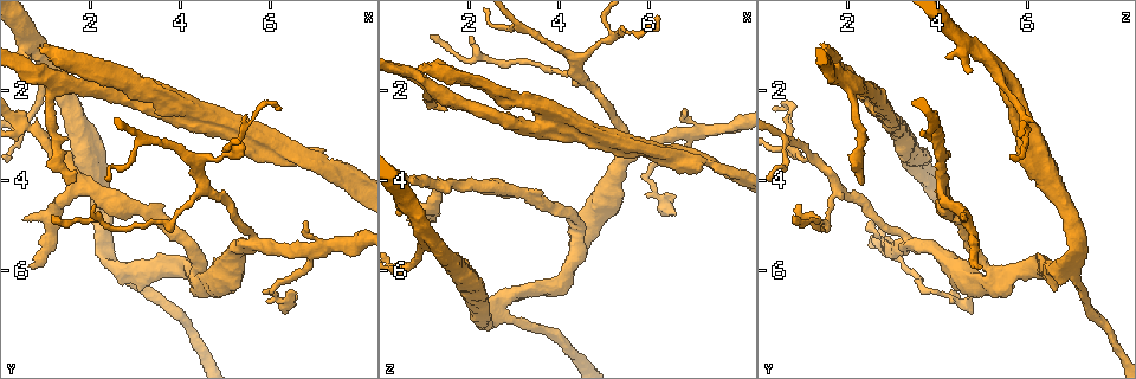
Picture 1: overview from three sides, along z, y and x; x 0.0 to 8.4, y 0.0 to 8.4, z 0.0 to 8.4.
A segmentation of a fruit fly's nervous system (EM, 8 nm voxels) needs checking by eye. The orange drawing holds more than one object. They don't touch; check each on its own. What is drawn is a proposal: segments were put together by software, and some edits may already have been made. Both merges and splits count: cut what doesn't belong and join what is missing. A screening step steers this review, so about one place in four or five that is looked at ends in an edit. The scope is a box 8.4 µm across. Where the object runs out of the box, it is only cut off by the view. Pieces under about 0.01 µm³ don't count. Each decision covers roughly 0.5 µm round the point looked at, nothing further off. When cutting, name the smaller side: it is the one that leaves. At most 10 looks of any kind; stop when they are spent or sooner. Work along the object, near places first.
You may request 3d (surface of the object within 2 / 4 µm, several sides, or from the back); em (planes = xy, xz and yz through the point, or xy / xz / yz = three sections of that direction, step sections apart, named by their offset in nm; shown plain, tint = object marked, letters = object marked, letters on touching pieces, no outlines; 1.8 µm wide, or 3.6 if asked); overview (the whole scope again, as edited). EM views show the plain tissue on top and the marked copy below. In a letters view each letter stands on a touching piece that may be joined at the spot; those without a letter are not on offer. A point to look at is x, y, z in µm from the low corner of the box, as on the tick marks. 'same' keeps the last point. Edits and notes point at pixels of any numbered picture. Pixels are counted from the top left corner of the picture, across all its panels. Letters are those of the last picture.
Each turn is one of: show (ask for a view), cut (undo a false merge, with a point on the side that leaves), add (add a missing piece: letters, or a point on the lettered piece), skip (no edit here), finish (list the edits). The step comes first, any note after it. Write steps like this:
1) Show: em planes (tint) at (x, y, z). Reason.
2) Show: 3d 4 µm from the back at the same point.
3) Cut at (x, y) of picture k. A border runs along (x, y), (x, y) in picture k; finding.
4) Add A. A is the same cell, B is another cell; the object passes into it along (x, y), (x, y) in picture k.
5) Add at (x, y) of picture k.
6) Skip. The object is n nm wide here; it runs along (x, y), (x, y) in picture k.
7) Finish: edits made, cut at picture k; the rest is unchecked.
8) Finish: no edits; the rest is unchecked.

Show: 3d 4 µm at (4.60, 4.20, 1.85). A fork.

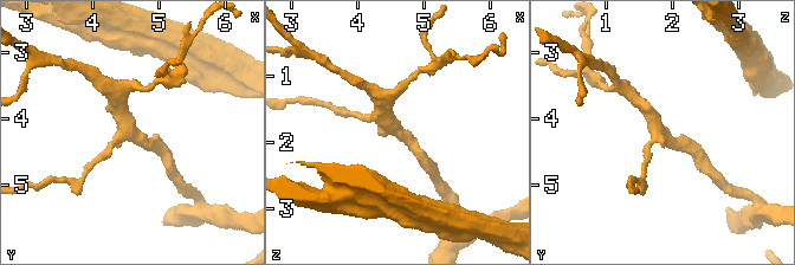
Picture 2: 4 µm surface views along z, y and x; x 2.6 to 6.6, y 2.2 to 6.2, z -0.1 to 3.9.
Show: em xz step 4 (tint) at (4.60, 4.25, 1.85).

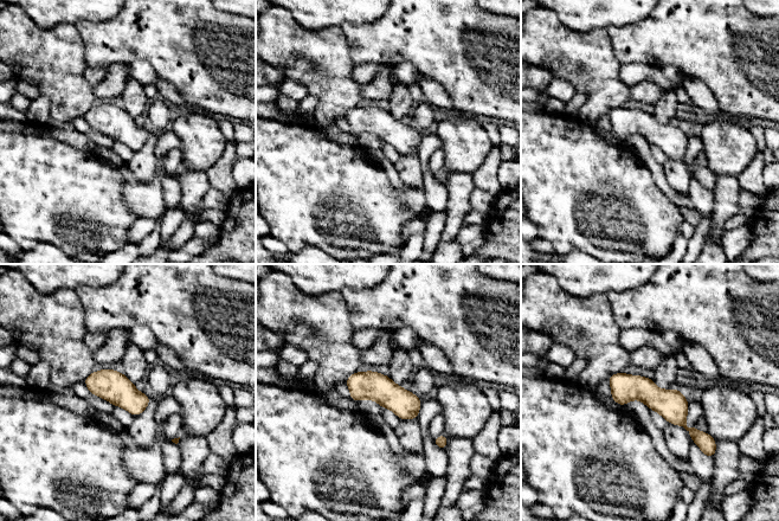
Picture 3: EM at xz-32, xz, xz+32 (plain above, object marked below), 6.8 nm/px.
Show: em planes (letters) at the same point.

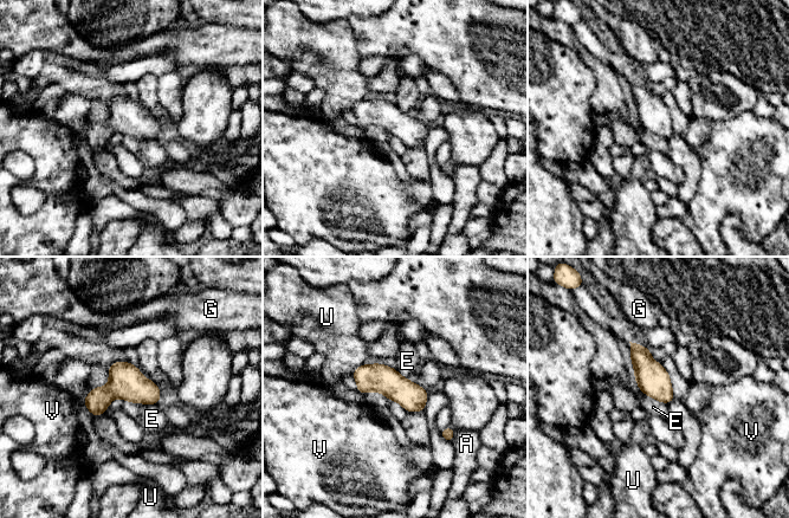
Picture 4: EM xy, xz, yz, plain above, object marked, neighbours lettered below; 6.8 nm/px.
Skip. A, E, G, U and V are other cells; it runs along (356, 373), (388, 381), (421, 408) in picture 4; continuous, no second cell.

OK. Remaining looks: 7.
Show: 3d 2 µm from the back at (4.70, 6.35, 5.00). Sharp bend.

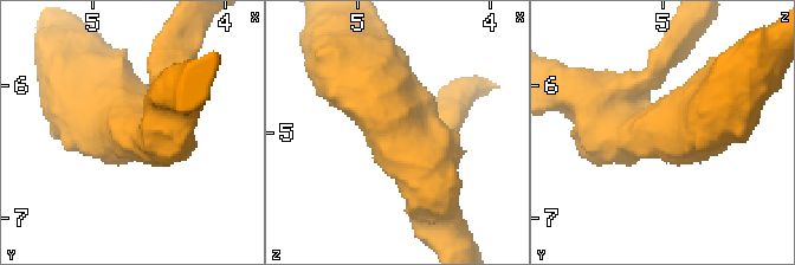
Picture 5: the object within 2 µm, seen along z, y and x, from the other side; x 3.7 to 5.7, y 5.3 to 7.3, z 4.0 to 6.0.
Show: em yz step 4 (tint) at (4.70, 6.30, 5.02). 3 arms meet here; the arms are 220, 380, 500 nm wide.

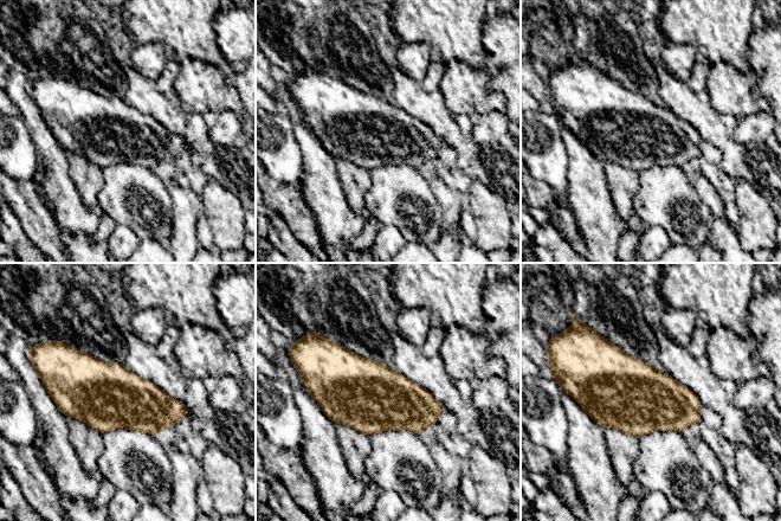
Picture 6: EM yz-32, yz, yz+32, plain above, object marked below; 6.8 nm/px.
Show: em planes (letters) at the same point. Cut it another way.

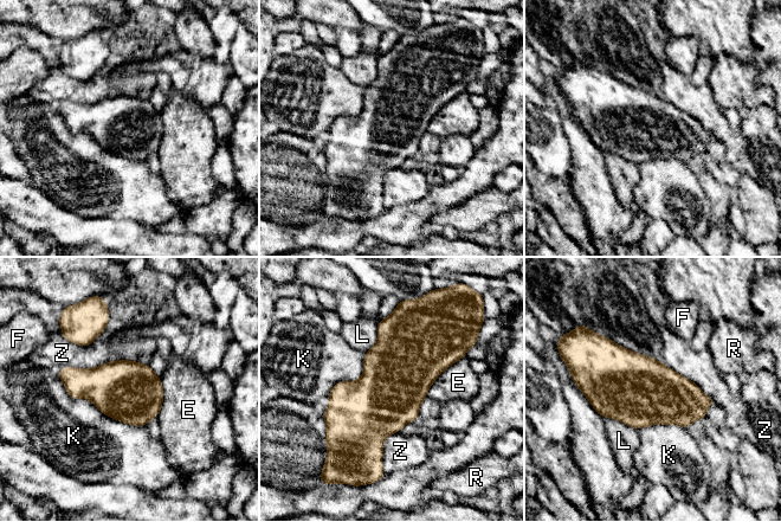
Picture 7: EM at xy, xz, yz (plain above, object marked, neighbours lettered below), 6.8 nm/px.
Skip. E, F, K, L, R and Z are other cells; continuous, no second cell.

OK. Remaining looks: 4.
Show: 3d 4 µm from the back at (0.75, 5.95, 4.95). Branch stops here.

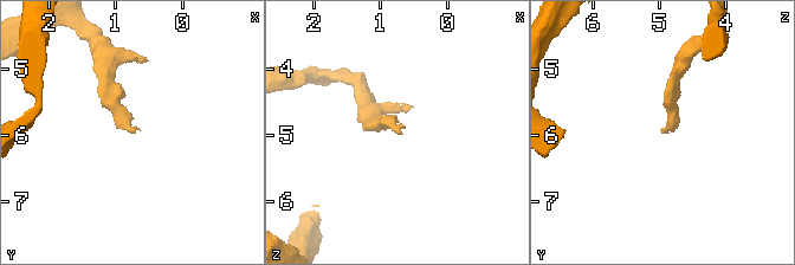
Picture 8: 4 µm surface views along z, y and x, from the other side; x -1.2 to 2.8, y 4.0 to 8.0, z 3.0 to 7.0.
Show: em planes (tint) at (0.70, 5.85, 5.00). Need the tissue.

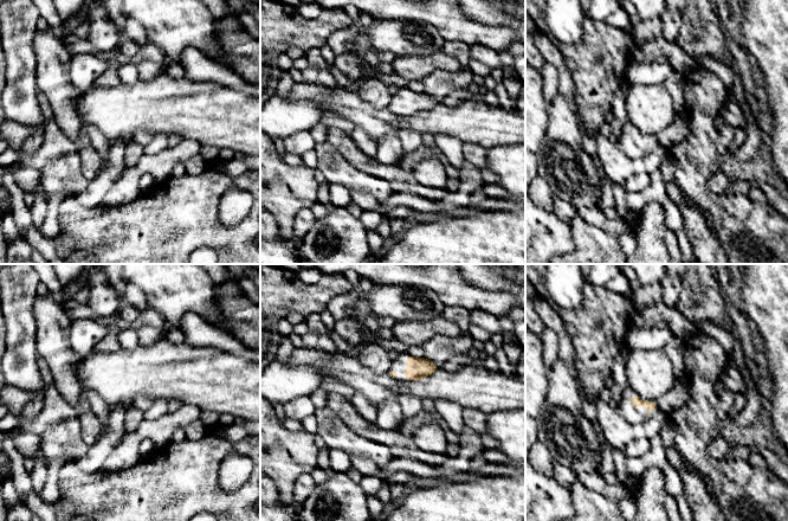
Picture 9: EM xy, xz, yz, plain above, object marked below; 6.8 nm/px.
Show: em planes (letters) at the same point. See the neighbours.

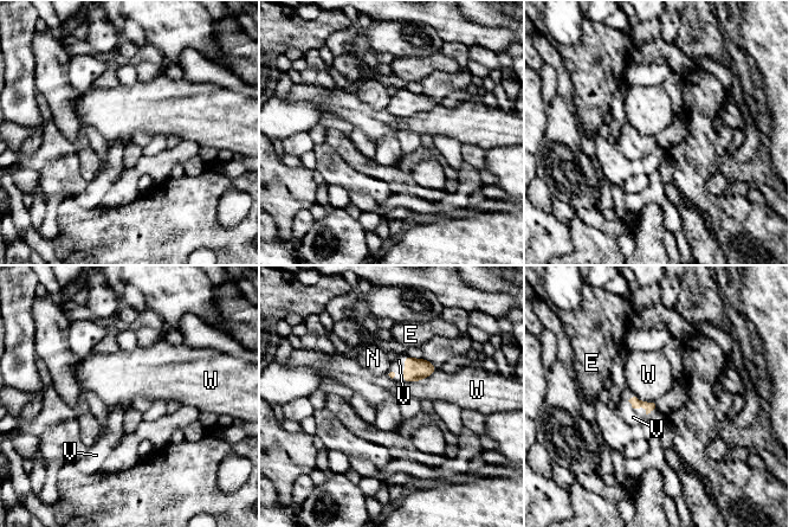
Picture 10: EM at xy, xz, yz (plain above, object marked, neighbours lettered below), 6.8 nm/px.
Add V. V is the same cell, E, N and W are other cells; the cell continues.

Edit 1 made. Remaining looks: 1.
Finish: edits made, add at picture 10; the rest is unchecked.

